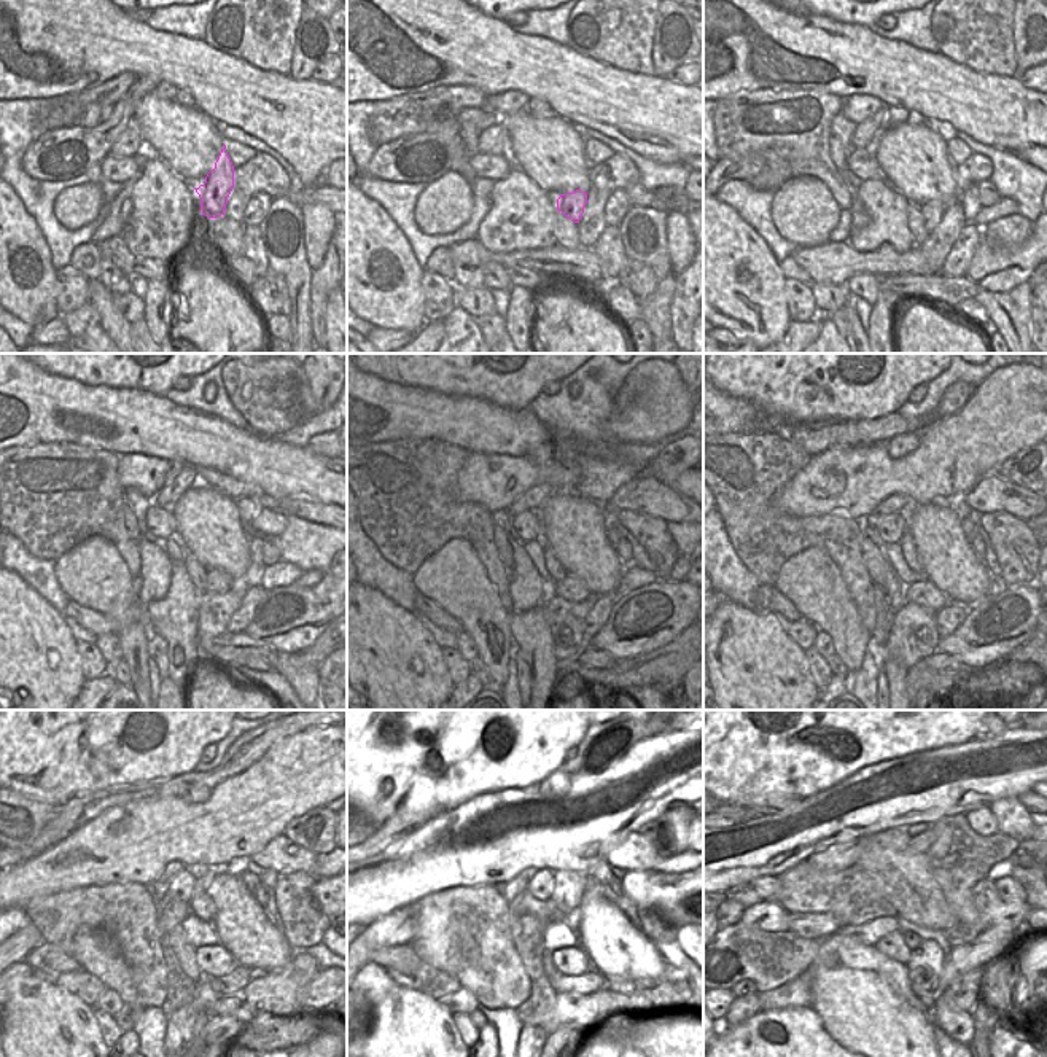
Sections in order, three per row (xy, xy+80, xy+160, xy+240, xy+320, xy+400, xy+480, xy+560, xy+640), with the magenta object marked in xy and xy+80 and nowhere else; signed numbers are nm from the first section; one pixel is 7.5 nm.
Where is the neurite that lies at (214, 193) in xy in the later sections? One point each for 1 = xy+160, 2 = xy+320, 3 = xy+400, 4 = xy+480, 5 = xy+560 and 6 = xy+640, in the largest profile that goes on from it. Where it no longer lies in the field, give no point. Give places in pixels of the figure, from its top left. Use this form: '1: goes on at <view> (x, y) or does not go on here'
1: goes on at xy+160 (931, 212)
2: goes on at xy+320 (570, 588)
3: goes on at xy+400 (923, 592)
4: goes on at xy+480 (214, 960)
5: goes on at xy+560 (573, 962)
6: goes on at xy+640 (945, 947)

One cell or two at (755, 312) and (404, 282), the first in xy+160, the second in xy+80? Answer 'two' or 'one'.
one

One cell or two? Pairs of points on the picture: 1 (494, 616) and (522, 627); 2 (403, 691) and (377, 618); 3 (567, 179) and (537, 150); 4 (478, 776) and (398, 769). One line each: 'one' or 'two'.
1: two
2: one
3: one
4: one

